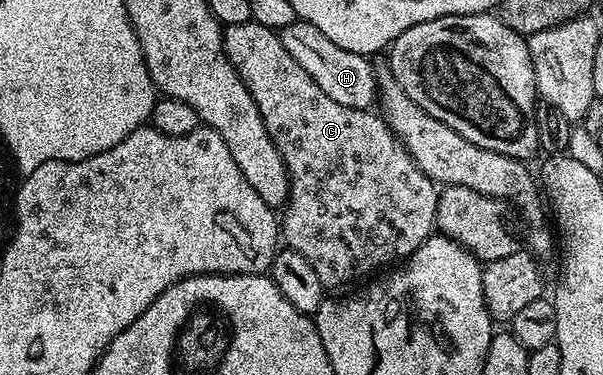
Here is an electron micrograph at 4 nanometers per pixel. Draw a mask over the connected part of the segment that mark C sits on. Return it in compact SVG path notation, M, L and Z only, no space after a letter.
M253 18L248 22L240 22L240 26L223 27L222 41L227 58L232 62L236 74L240 74L248 94L252 94L252 102L256 102L256 110L260 110L260 118L276 146L276 150L280 150L280 158L284 158L286 173L290 175L290 194L284 205L286 213L281 213L280 216L280 236L285 247L292 249L296 254L304 254L304 258L308 258L308 263L312 265L312 270L316 270L323 289L326 290L338 288L341 284L350 284L357 276L367 275L366 277L369 277L371 275L369 272L373 268L383 267L382 269L385 269L387 266L411 256L435 231L434 219L438 209L440 188L428 178L428 174L424 174L420 170L420 166L416 166L416 162L408 154L406 147L394 136L394 131L387 127L386 121L382 119L381 115L374 110L340 106L340 102L328 98L328 94L324 94L324 90L320 90L320 86L316 86L316 82L312 82L312 78L303 70L300 62L296 62L296 58L292 58L292 54L288 54L288 50L284 50L281 35L268 26L260 26Z

